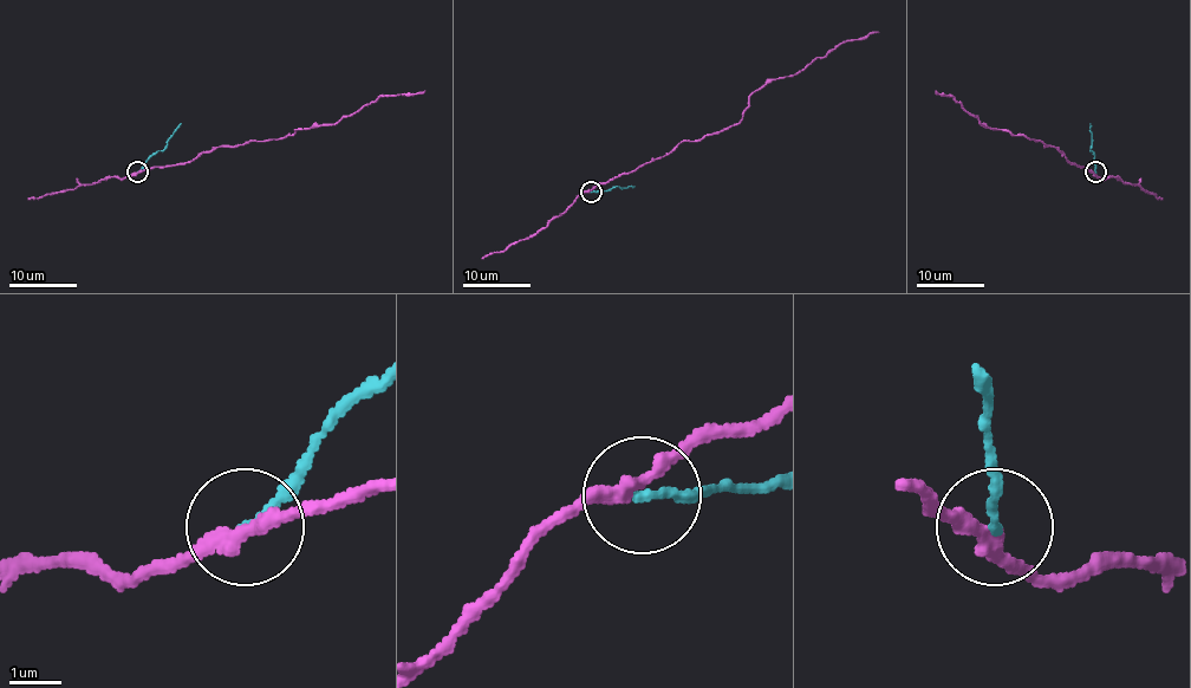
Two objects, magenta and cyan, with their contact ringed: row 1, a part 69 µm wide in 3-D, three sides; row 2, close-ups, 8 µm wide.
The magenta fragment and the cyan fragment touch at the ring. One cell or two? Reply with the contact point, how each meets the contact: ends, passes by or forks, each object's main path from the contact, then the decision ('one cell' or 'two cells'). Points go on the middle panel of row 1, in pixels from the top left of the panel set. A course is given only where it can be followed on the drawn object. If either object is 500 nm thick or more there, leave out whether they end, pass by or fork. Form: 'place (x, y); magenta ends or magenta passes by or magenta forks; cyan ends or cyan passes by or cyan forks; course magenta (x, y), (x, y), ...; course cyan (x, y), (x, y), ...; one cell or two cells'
place (591, 192); magenta passes by; cyan ends; course magenta (591, 192), (681, 142), (700, 141), (735, 125), (749, 98), (767, 83), (793, 76), (838, 45), (879, 32); course cyan (591, 192), (636, 186); two cells

